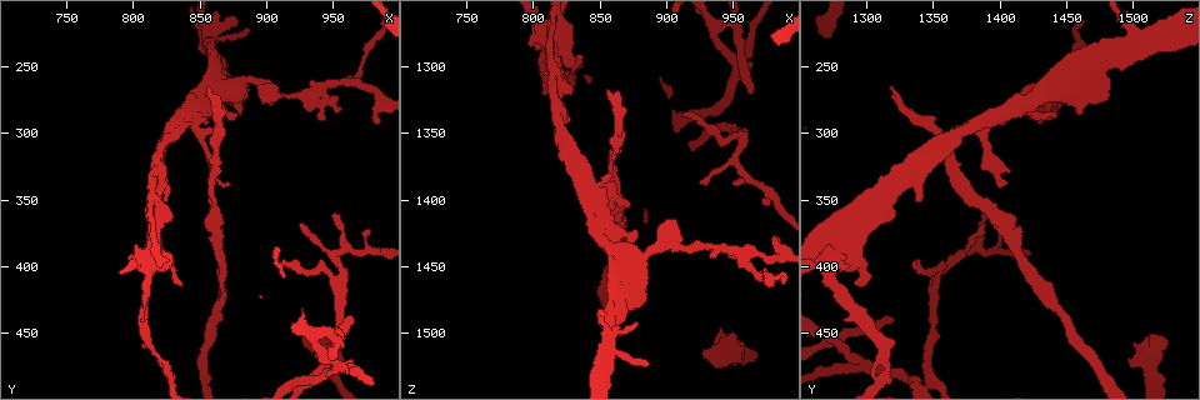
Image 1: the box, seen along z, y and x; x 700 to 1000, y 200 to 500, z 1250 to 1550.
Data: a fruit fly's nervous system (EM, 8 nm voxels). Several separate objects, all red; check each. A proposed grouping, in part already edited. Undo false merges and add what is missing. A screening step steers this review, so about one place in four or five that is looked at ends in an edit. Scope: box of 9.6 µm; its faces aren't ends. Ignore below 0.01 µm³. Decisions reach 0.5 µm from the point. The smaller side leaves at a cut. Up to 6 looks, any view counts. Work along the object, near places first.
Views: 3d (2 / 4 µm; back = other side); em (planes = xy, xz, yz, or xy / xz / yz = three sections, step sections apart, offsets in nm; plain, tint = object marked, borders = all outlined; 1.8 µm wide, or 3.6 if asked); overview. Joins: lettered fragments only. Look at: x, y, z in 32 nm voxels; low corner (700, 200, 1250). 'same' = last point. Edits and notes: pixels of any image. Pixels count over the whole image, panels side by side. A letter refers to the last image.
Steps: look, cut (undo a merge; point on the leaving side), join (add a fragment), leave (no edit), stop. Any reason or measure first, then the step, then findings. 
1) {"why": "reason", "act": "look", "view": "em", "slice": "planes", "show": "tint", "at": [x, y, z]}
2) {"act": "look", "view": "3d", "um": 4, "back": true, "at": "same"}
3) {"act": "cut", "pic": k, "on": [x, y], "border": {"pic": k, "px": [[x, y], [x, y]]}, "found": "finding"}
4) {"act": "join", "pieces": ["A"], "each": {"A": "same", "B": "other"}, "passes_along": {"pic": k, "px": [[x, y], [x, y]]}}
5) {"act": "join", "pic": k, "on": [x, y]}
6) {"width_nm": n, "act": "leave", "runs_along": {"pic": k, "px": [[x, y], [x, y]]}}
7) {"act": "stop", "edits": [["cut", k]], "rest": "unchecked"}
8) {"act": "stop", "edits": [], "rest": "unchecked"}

{"why": "an open end", "act": "look", "view": "em", "um": 3.6, "slice": "planes", "show": "borders", "at": [964, 438, 1320]}

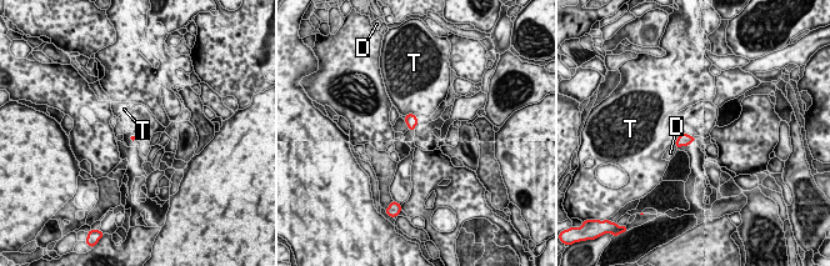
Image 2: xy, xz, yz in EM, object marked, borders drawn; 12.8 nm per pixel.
{"longest_contact_nm": ["T", 120], "act": "leave", "each": {"D": "other", "T": "other"}, "border": {"pic": 2, "px": [[413, 113], [405, 115]]}, "found": "no lettered fragment goes on from it"}

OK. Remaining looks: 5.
{"why": "free end", "act": "look", "view": "em", "slice": "xz", "step": 8, "show": "borders", "at": [910, 396, 1336]}

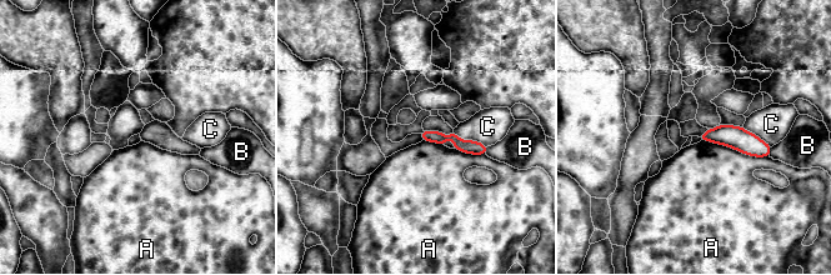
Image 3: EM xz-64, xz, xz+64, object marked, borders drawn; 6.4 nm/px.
{"act": "leave", "each": {"A": "other", "B": "other", "C": "other"}, "border": {"pic": 3, "px": [[701, 139], [745, 154], [769, 156]]}, "found": "no lettered fragment goes on from it"}

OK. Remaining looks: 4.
{"why": "end of a long branch", "act": "look", "view": "3d", "um": 4, "at": [856, 266, 1318]}

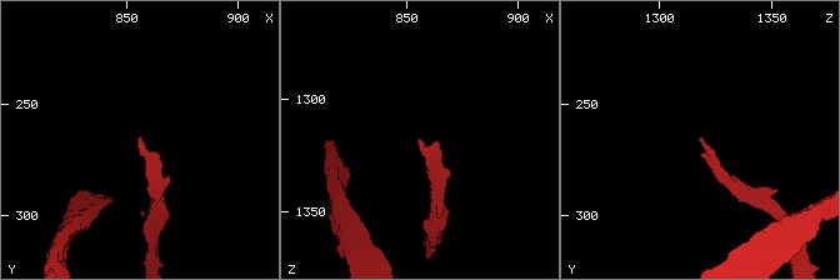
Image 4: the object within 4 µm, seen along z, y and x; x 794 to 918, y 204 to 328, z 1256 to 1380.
{"act": "look", "view": "em", "slice": "yz", "step": 4, "show": "tint", "at": [855, 264, 1319]}

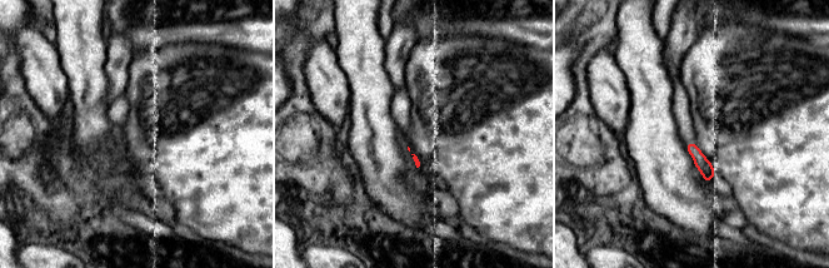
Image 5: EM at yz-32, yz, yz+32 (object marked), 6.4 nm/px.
{"act": "look", "view": "em", "slice": "planes", "show": "borders", "at": "same"}

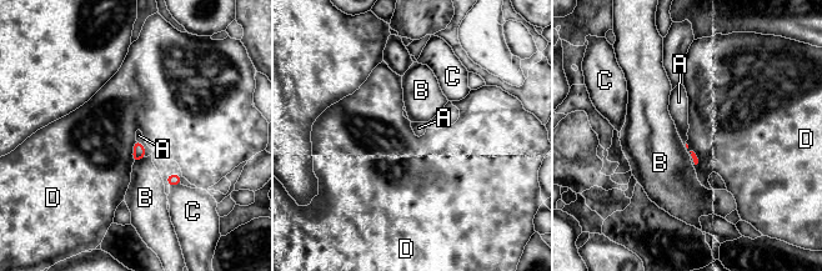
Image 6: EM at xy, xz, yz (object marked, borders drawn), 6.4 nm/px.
{"act": "join", "pieces": ["A"], "each": {"A": "same", "B": "other", "C": "other", "D": "other"}, "passes_along": {"pic": 6, "px": [[139, 152], [144, 147], [139, 135]]}, "found": "the neuron continues"}

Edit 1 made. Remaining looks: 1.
{"act": "stop", "edits": [["join", 6]], "rest": "unchecked"}

